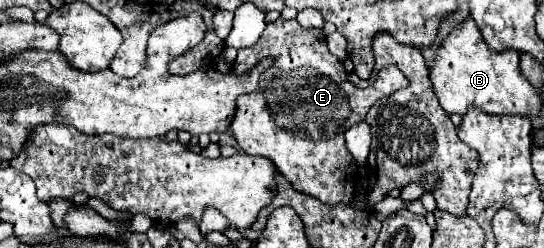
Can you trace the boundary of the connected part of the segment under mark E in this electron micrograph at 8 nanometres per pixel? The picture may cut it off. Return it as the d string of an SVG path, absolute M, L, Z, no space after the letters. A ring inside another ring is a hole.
M297 20L267 24L257 44L239 50L233 72L244 74L267 56L275 56L275 62L261 74L255 92L237 98L231 134L247 154L269 158L299 192L331 206L351 204L357 164L345 148L345 128L365 120L367 110L385 94L407 86L407 78L399 68L385 66L375 84L365 90L353 86L339 58L329 52L323 30L305 30Z

